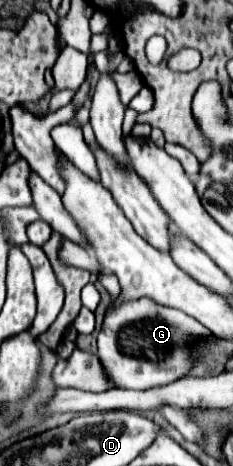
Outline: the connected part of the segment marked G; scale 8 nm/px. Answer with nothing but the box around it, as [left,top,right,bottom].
[98,274,216,390]

